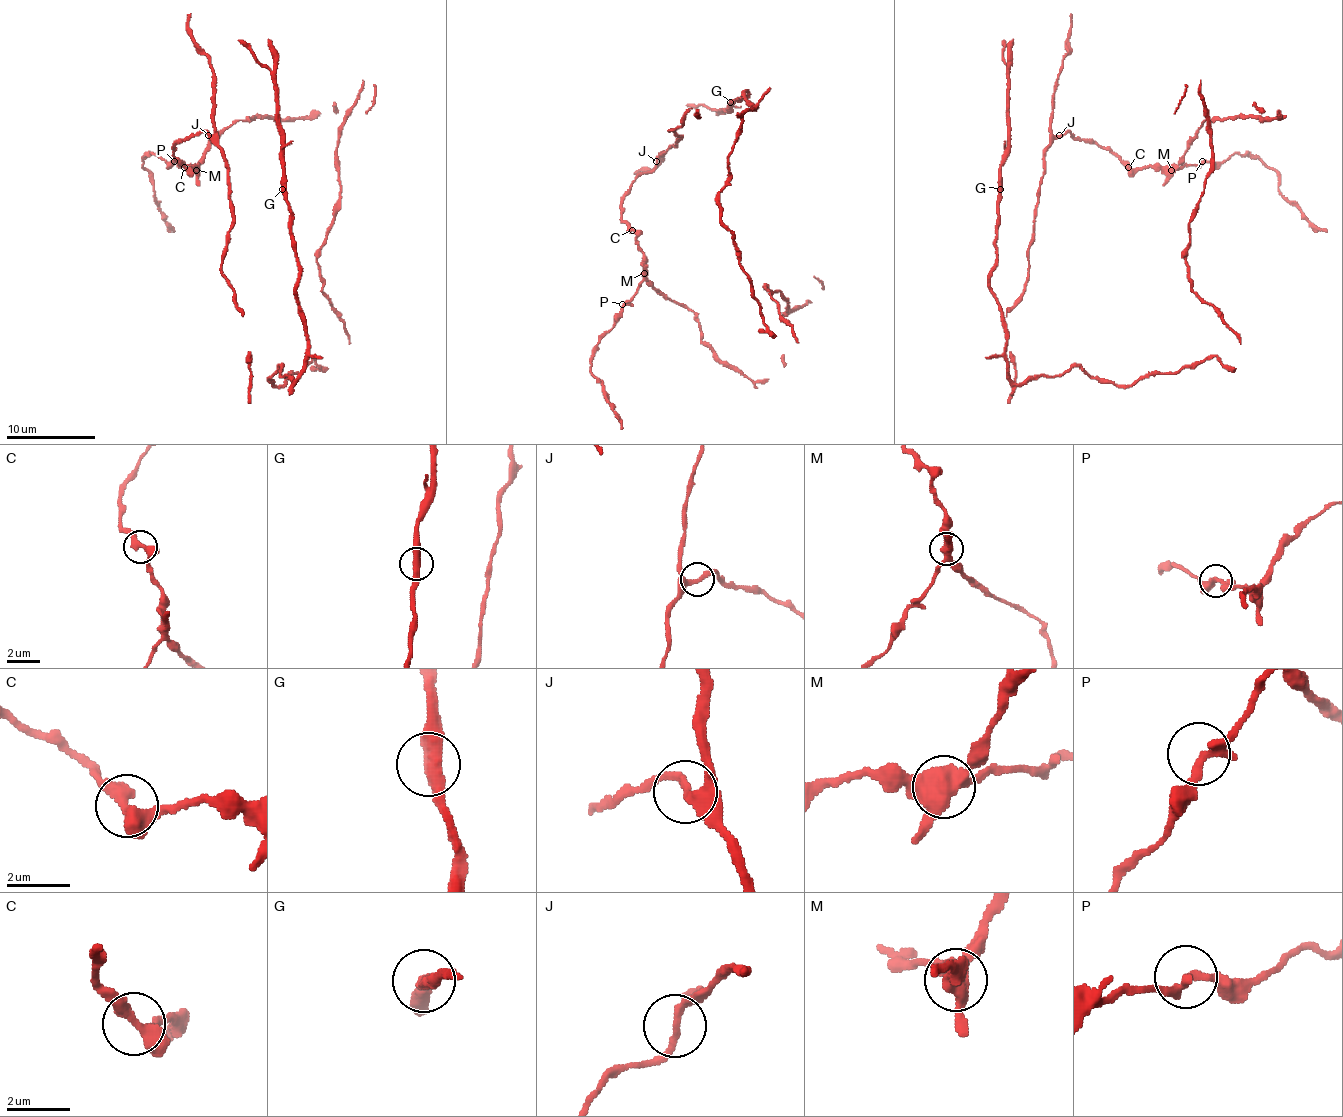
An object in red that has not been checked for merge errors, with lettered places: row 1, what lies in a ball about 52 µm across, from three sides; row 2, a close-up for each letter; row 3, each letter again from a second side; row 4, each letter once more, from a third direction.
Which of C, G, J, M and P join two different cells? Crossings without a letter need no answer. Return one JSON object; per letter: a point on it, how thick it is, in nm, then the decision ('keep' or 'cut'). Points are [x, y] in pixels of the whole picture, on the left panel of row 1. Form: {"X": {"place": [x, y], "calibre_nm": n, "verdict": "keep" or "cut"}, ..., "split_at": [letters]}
{"C": {"place": [184, 167], "calibre_nm": 340, "verdict": "keep"}, "G": {"place": [282, 189], "calibre_nm": 440, "verdict": "keep"}, "J": {"place": [208, 135], "calibre_nm": 240, "verdict": "cut"}, "M": {"place": [196, 170], "calibre_nm": 480, "verdict": "cut"}, "P": {"place": [174, 161], "calibre_nm": 300, "verdict": "keep"}, "split_at": ["J", "M"]}

